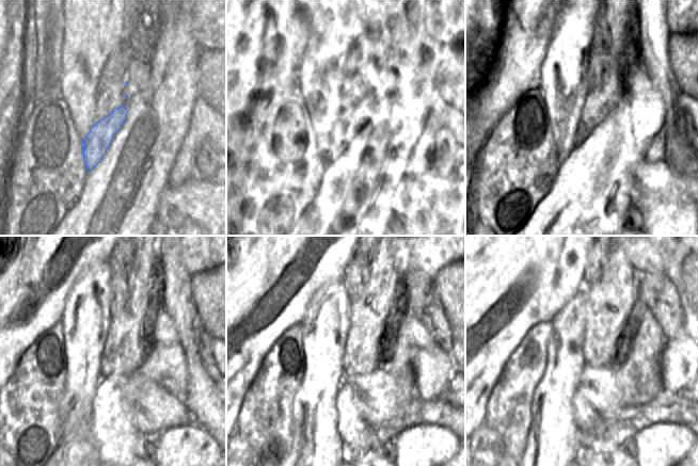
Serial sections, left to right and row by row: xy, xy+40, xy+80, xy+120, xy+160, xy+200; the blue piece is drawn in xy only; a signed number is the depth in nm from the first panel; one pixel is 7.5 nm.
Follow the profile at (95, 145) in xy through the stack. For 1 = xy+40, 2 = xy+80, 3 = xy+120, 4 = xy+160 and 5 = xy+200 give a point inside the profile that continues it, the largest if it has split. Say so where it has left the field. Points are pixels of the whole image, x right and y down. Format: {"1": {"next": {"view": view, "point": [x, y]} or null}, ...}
{"1": {"next": {"view": "xy+40", "point": [354, 113]}}, "2": {"next": {"view": "xy+80", "point": [603, 96]}}, "3": {"next": {"view": "xy+120", "point": [123, 354]}}, "4": {"next": {"view": "xy+160", "point": [368, 312]}}, "5": {"next": {"view": "xy+200", "point": [608, 302]}}}

